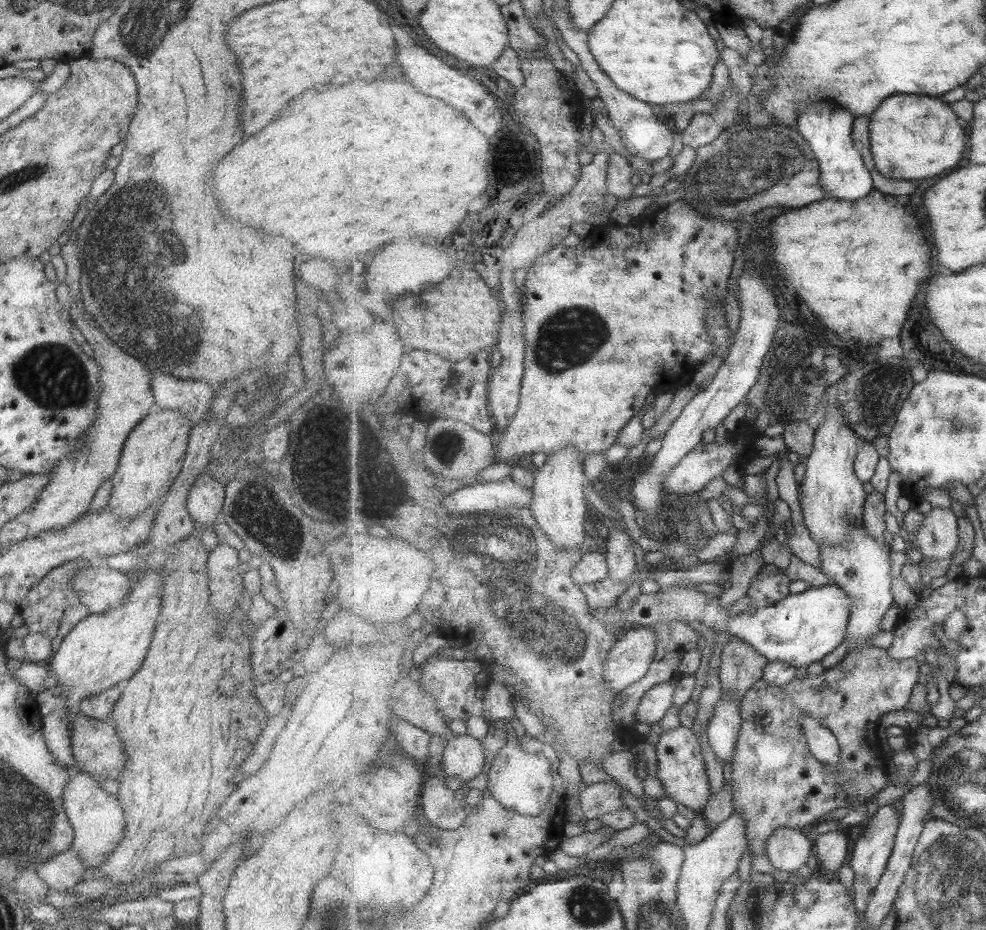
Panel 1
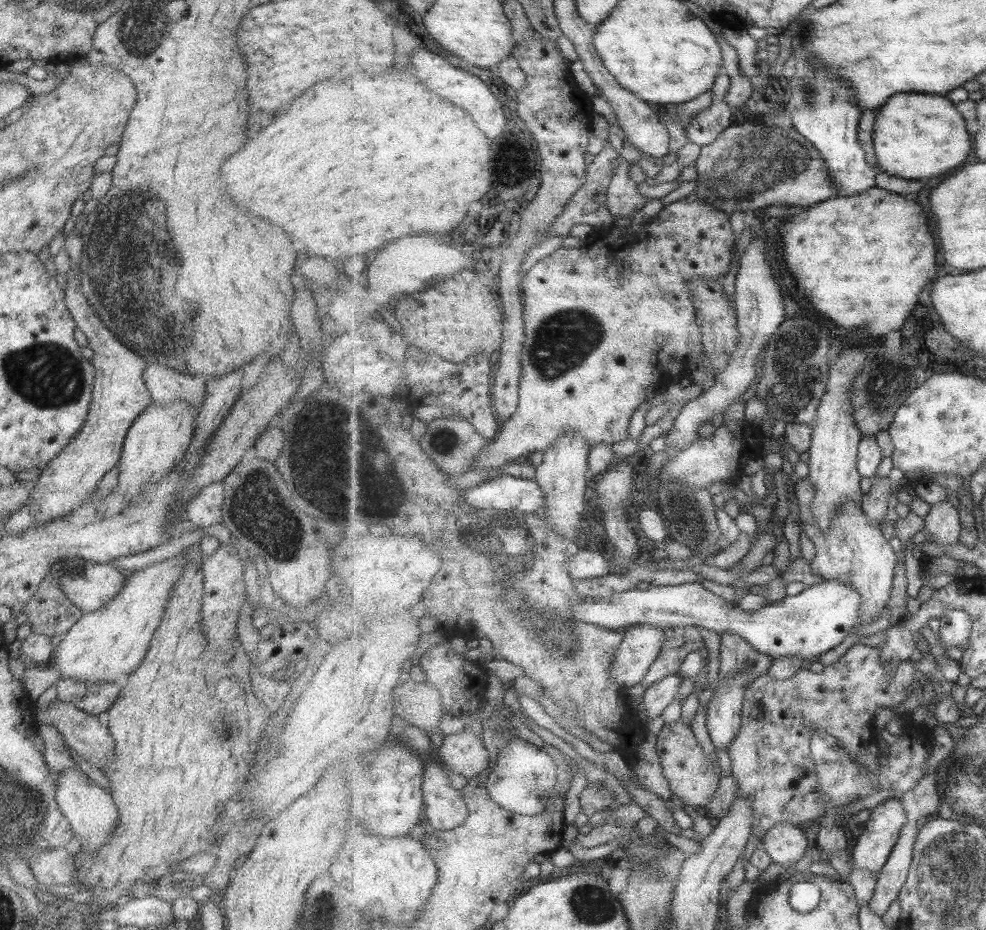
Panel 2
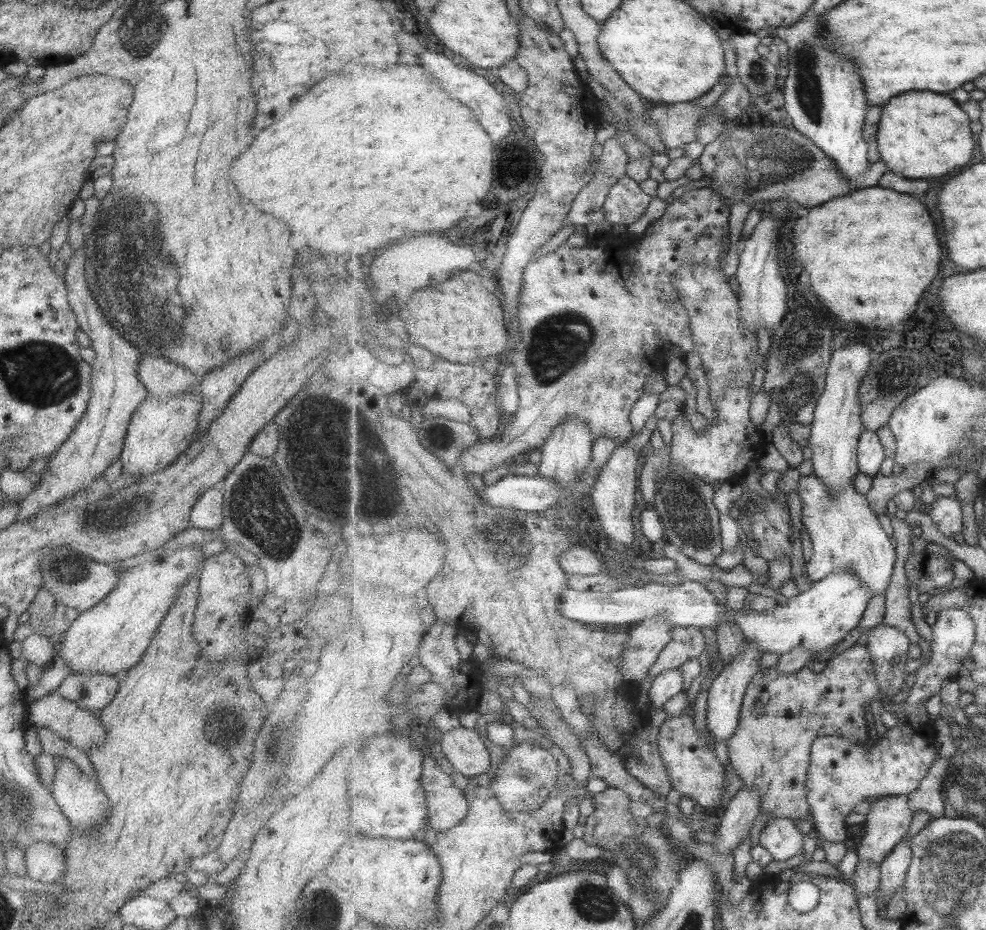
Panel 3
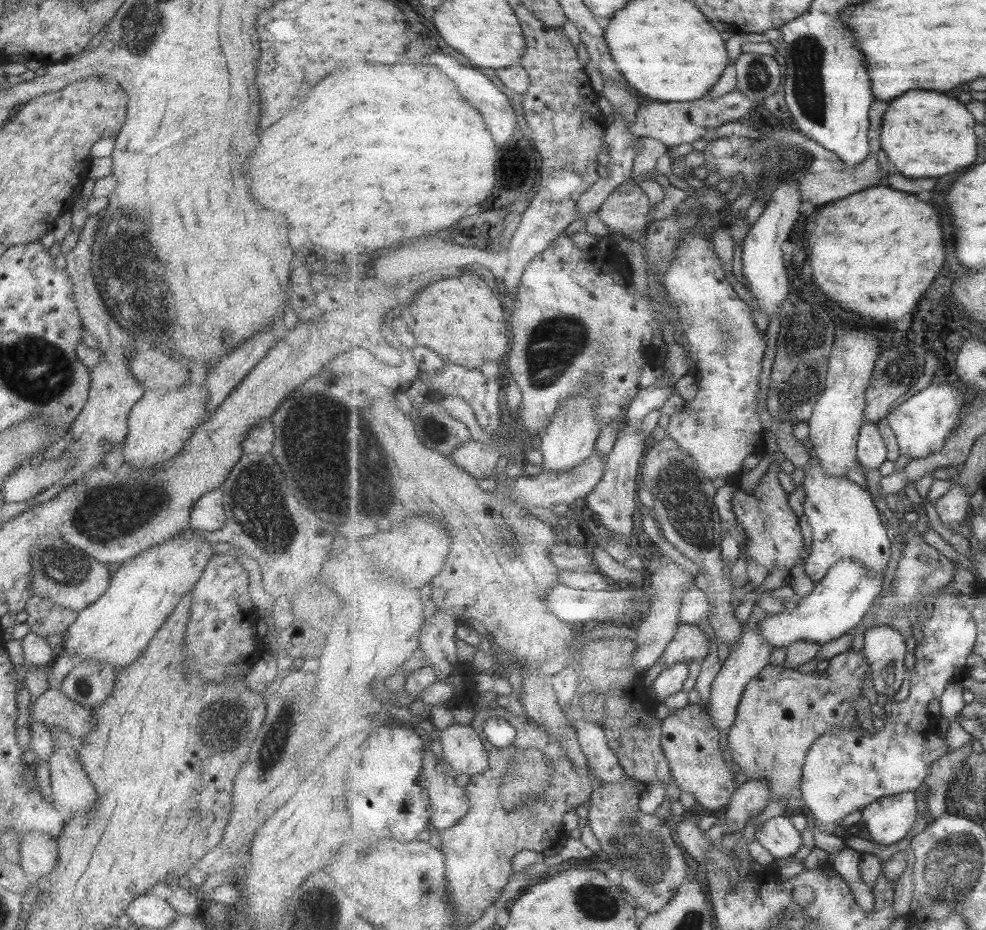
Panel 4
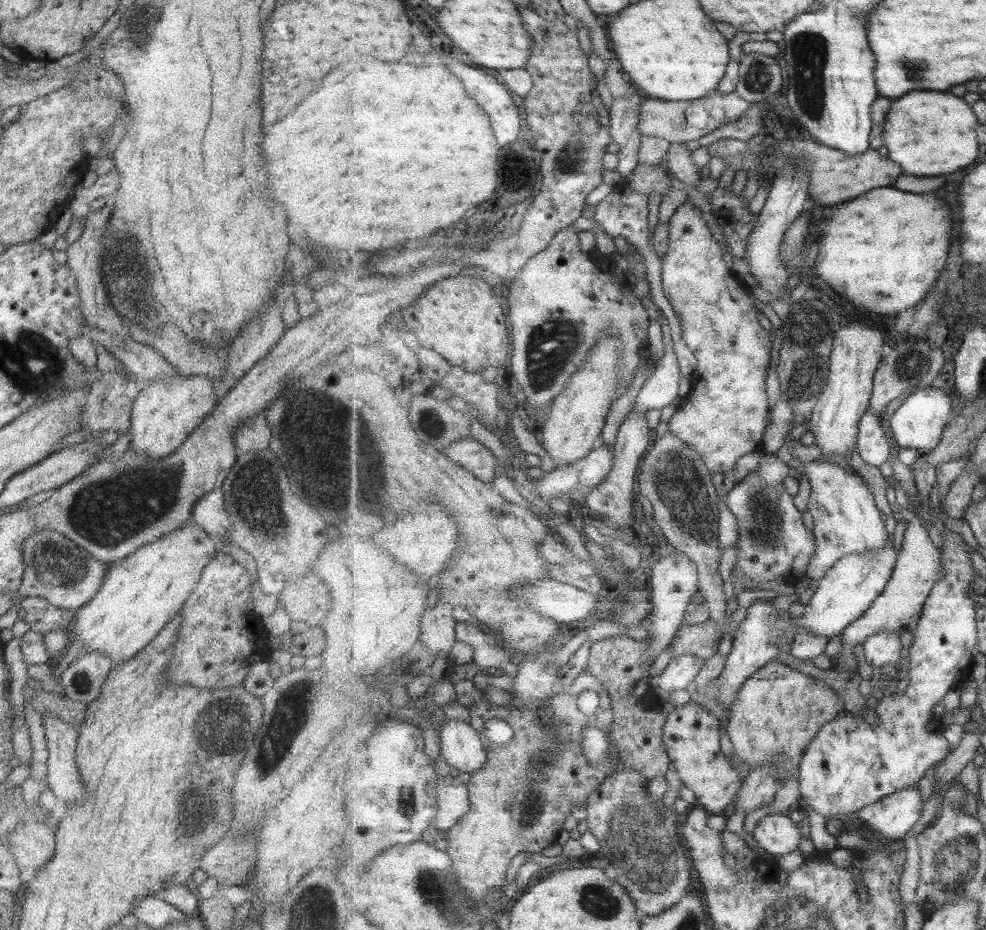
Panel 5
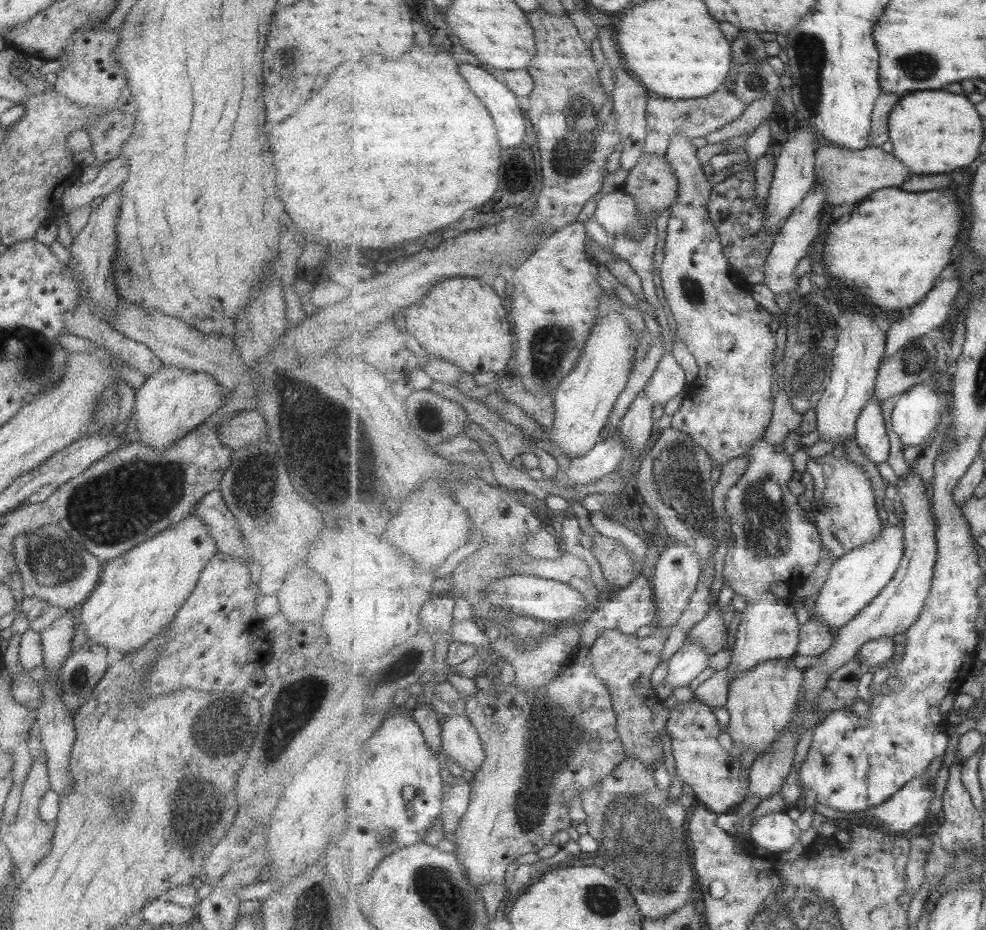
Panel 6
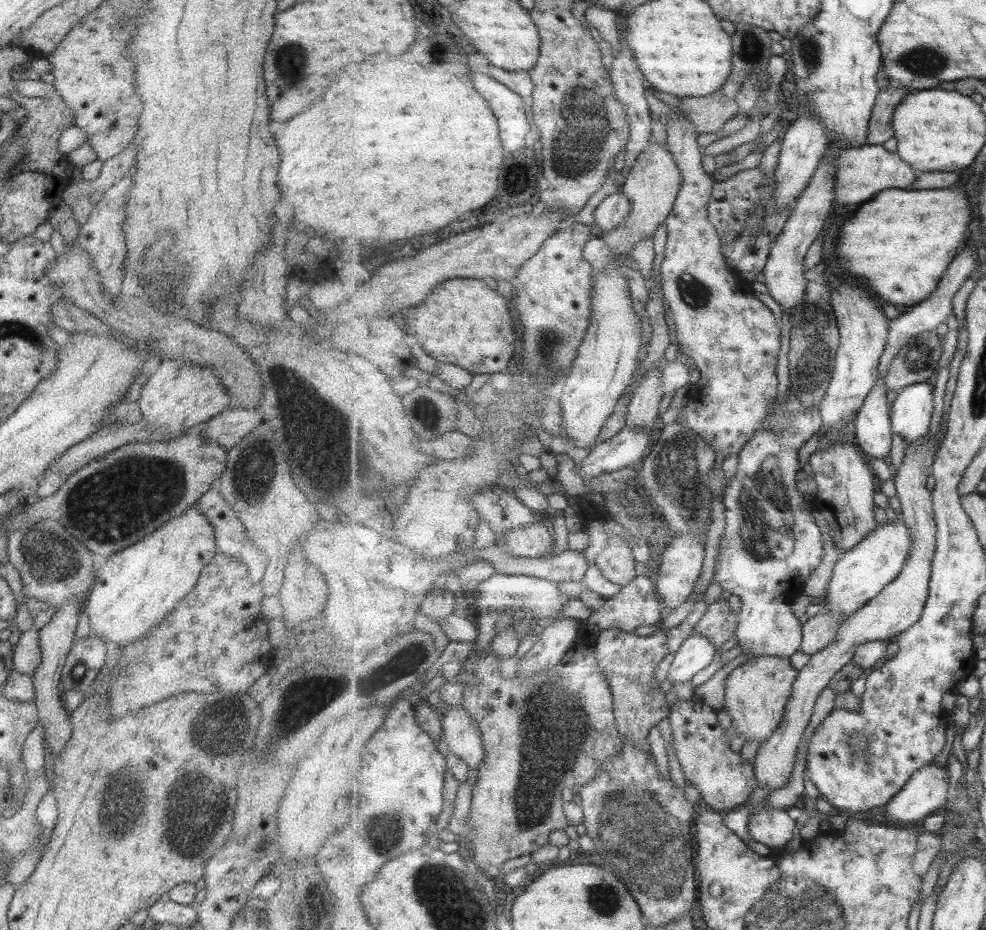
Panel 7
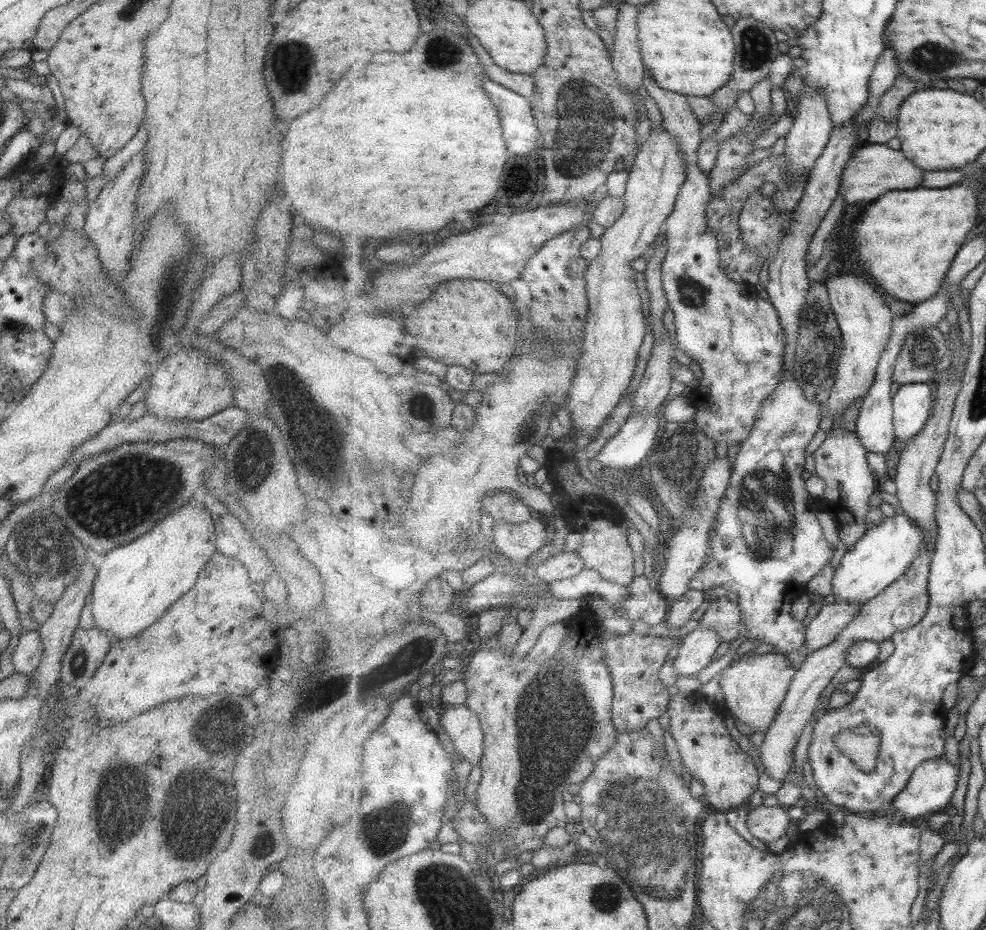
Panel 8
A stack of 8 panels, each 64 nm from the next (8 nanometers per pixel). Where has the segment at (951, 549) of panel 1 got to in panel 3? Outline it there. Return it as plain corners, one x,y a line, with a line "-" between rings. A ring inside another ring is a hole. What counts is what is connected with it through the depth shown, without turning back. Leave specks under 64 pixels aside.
959,496
949,498
939,497
932,503
931,514
929,515
937,530
950,538
963,530
963,504

